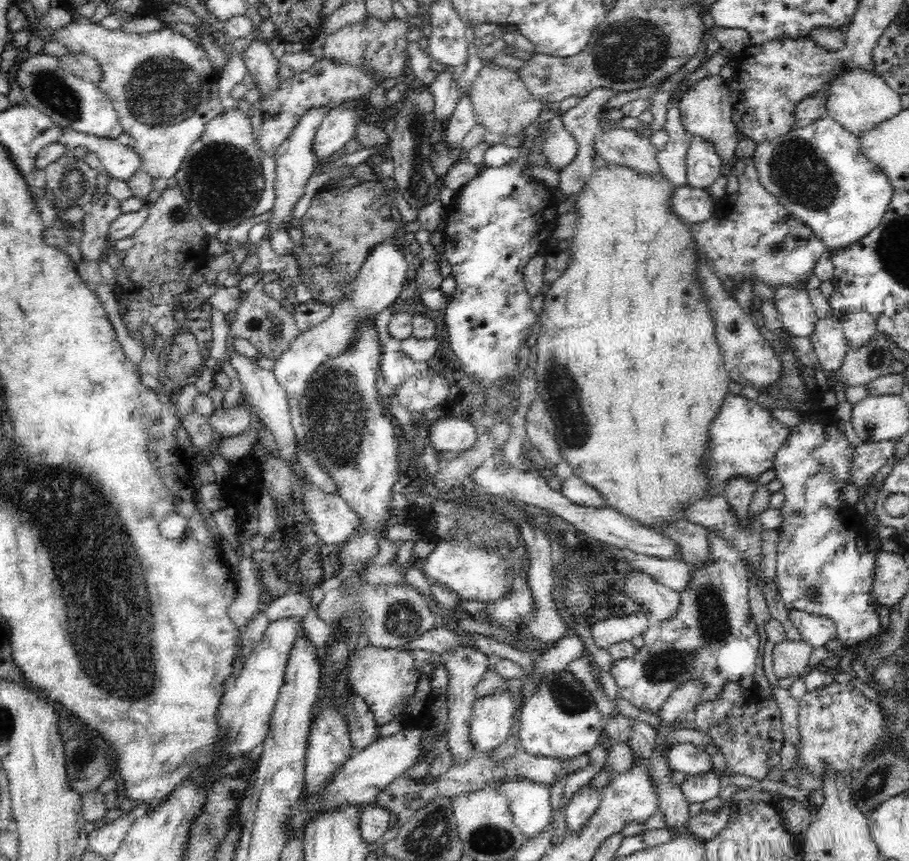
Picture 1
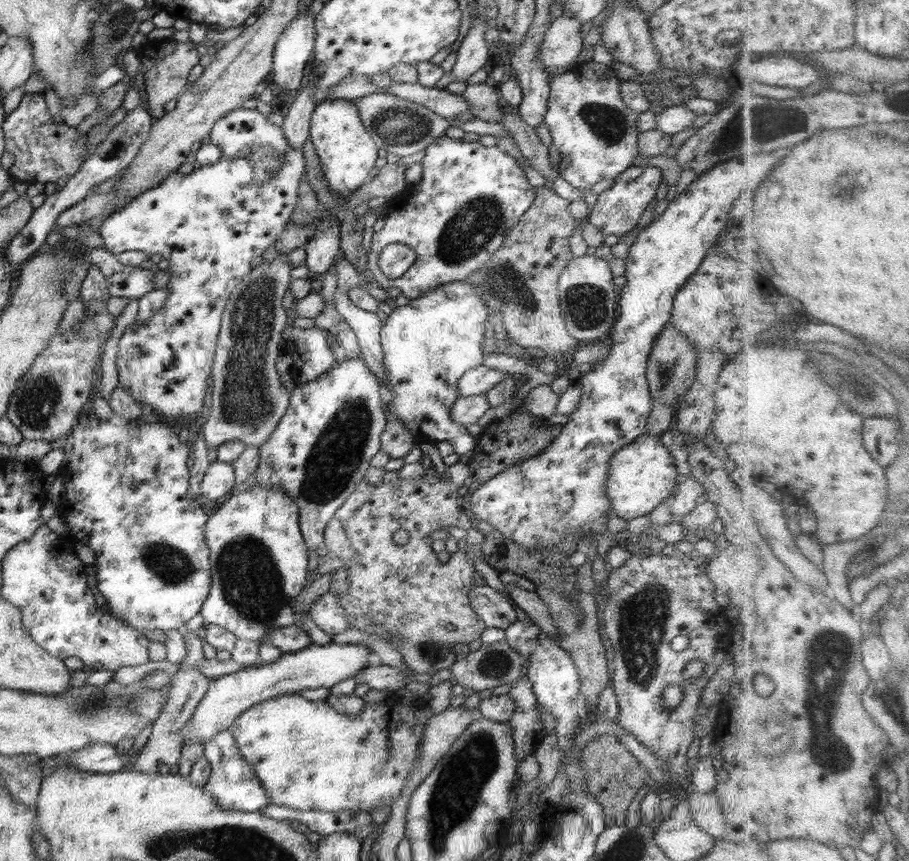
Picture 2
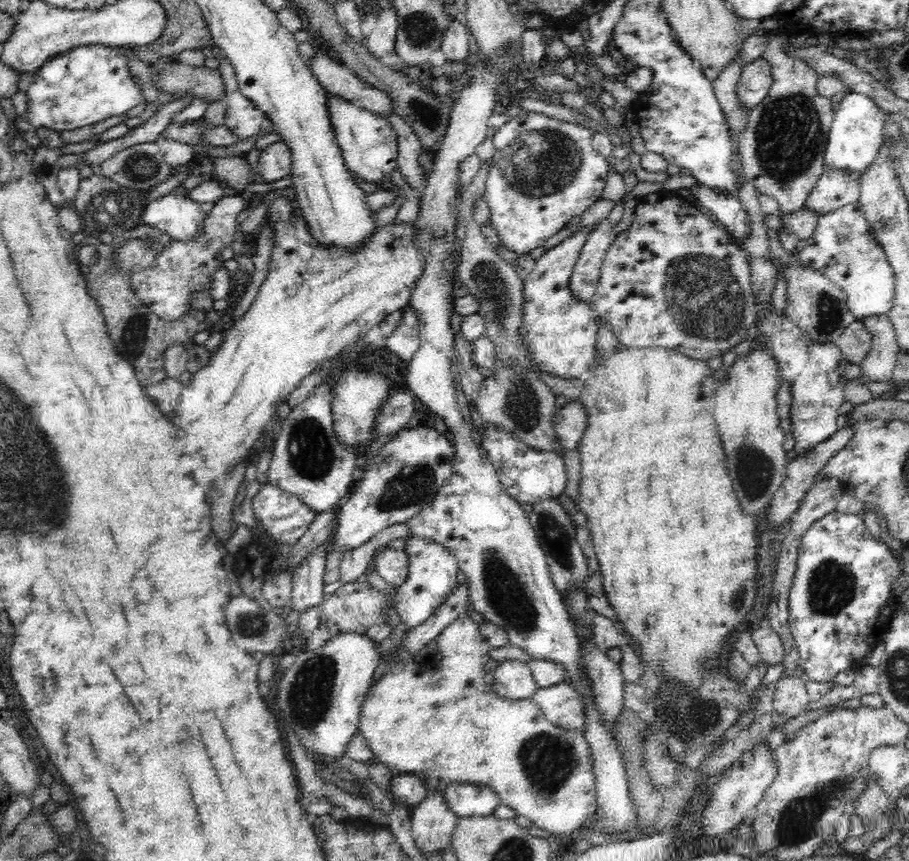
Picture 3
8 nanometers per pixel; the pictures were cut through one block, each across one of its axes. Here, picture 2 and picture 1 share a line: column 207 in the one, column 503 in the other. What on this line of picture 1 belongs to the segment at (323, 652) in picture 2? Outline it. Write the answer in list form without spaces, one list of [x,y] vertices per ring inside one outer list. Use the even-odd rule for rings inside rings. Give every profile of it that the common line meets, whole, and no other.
[[[506,688],[498,694],[490,694],[486,698],[476,698],[472,710],[469,724],[471,743],[478,751],[488,753],[500,746],[510,732],[514,714],[514,699]]]

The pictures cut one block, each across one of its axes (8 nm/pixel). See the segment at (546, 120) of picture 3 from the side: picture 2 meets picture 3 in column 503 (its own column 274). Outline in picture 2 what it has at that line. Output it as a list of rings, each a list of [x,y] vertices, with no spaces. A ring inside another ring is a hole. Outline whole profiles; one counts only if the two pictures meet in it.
[[[240,107],[229,112],[214,123],[209,135],[211,143],[222,151],[216,164],[196,166],[189,174],[177,170],[170,173],[154,188],[104,218],[98,230],[105,242],[104,248],[112,254],[146,252],[148,257],[160,254],[162,259],[170,261],[165,269],[172,275],[165,286],[168,297],[164,306],[148,321],[136,320],[126,328],[117,347],[116,362],[118,385],[122,383],[142,406],[150,404],[154,417],[161,420],[177,420],[201,412],[221,330],[221,316],[229,296],[252,270],[255,261],[280,238],[300,198],[300,179],[307,170],[302,149],[292,148],[284,130],[256,109]]]

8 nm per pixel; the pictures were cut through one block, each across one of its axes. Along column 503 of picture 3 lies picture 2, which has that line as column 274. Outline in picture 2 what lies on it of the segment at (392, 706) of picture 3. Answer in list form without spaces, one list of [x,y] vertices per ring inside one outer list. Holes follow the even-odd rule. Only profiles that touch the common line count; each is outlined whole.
[[[296,693],[280,695],[248,708],[232,723],[231,730],[240,754],[254,769],[271,804],[302,812],[371,813],[382,805],[391,806],[402,795],[412,765],[420,755],[424,725],[432,715],[434,712],[423,701],[400,704],[395,693],[380,703],[366,703],[358,716],[340,714],[326,701],[306,700]]]

